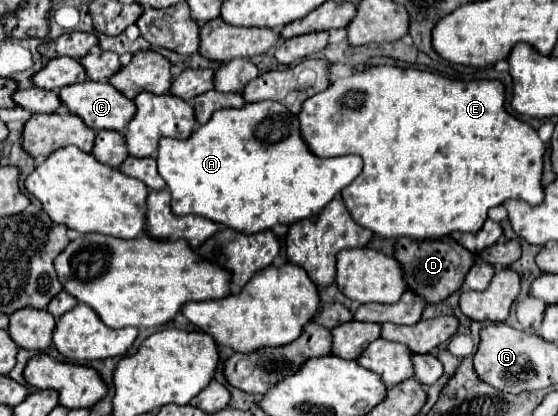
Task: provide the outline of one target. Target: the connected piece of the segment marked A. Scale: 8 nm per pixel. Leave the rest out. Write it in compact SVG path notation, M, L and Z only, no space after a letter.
M254 102L244 108L216 110L212 118L198 126L190 138L162 138L158 142L158 174L166 180L172 194L172 212L176 216L198 214L244 234L270 230L276 224L294 224L320 214L322 208L362 172L360 156L314 158L298 134L298 118L280 102Z

